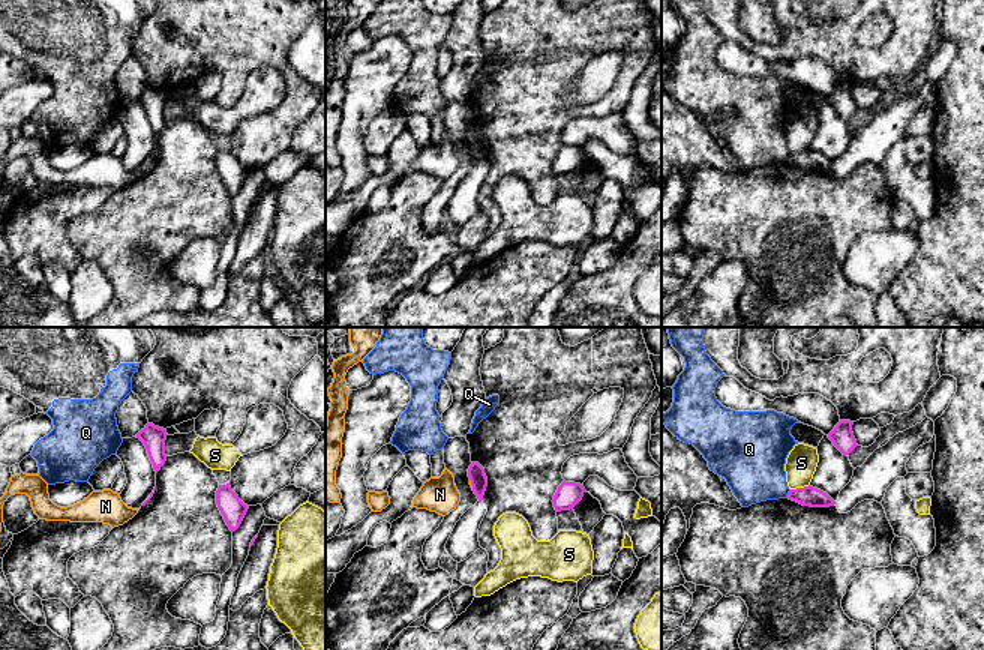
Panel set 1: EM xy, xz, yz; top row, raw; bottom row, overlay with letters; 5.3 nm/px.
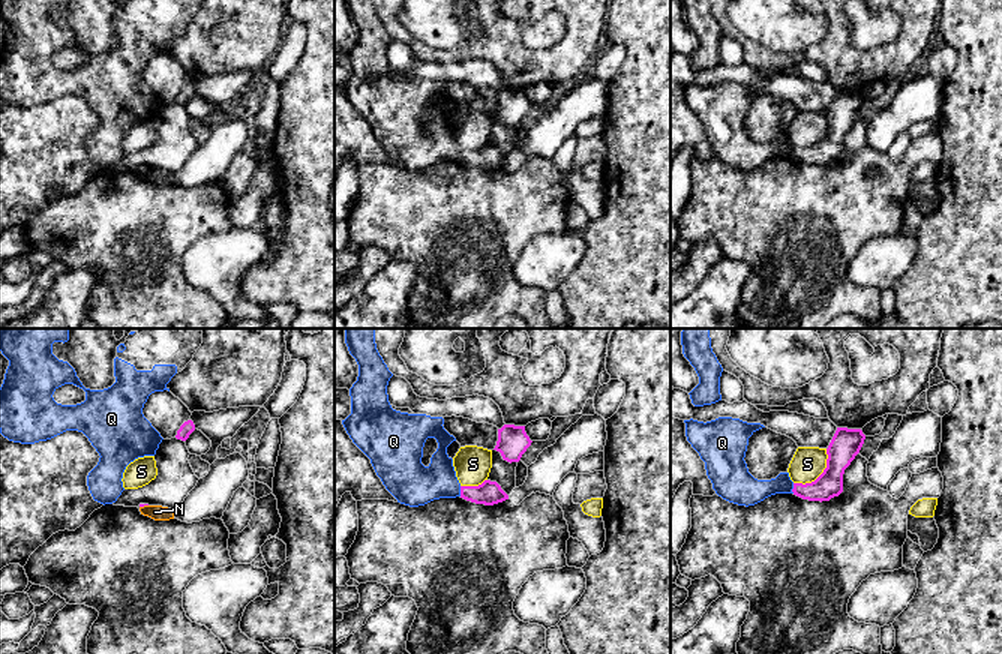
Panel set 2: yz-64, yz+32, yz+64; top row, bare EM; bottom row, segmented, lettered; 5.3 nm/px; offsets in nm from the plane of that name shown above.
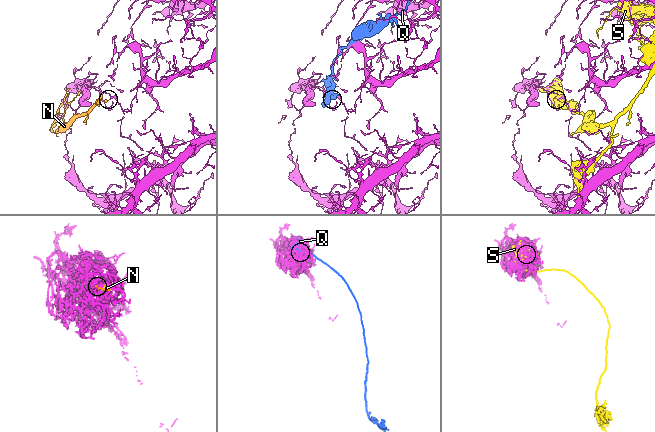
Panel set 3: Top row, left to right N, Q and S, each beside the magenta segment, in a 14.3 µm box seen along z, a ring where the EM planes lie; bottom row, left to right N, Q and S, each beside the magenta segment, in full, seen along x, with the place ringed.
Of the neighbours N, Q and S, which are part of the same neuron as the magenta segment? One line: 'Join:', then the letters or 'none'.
Join: none

